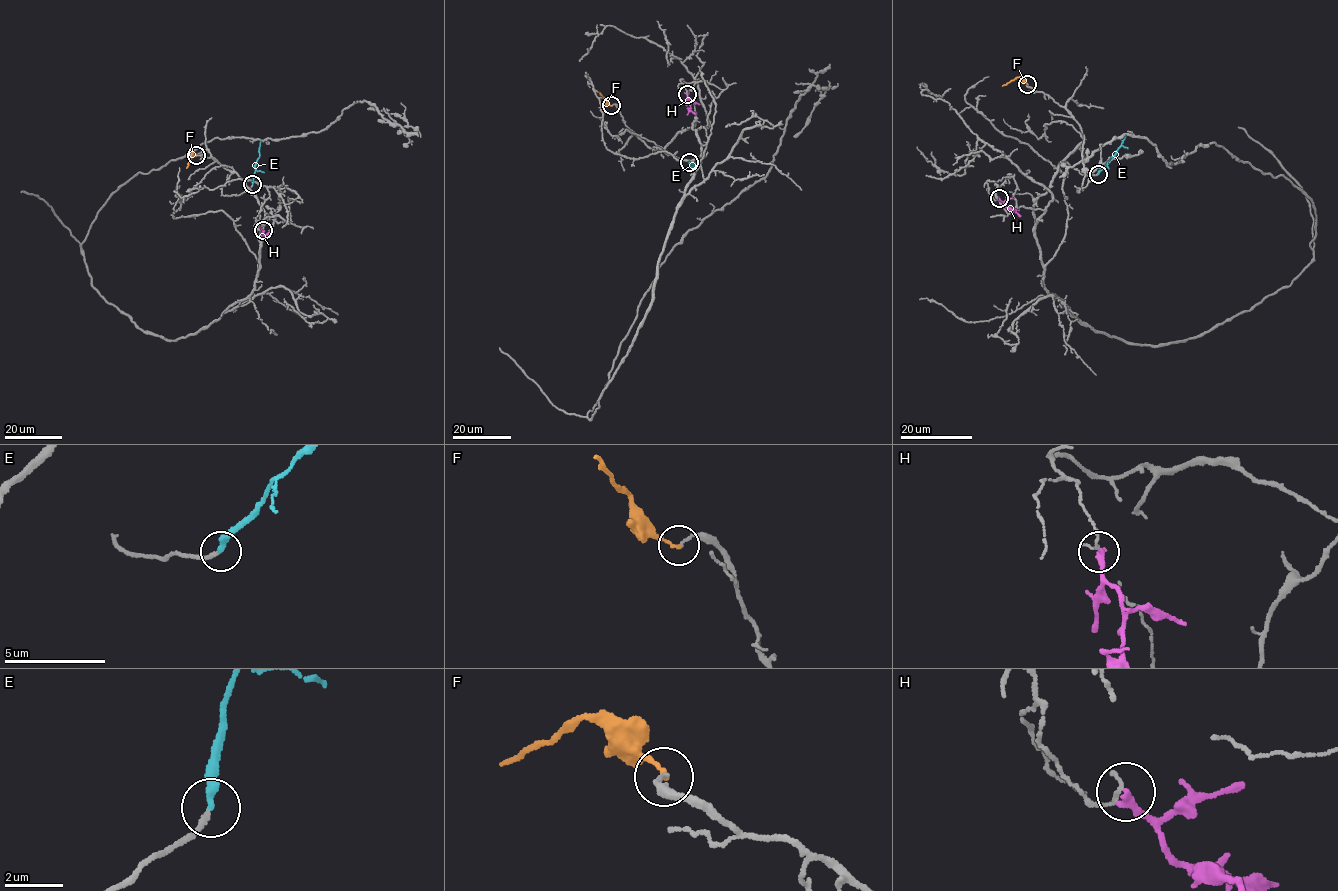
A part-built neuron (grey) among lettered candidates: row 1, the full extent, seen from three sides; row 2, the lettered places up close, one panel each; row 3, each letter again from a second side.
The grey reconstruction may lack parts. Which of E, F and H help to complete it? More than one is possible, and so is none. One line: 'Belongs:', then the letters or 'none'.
Belongs: E

